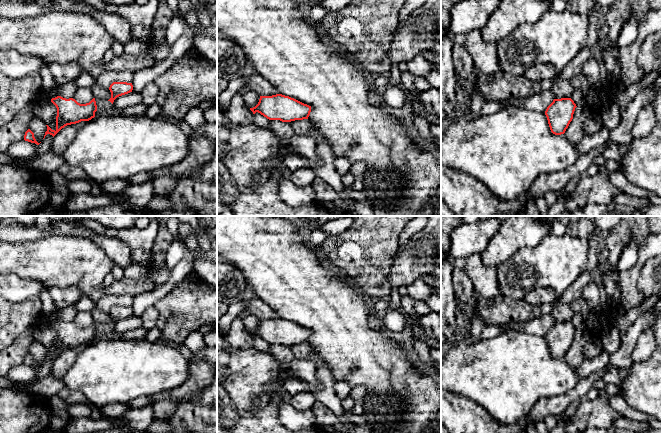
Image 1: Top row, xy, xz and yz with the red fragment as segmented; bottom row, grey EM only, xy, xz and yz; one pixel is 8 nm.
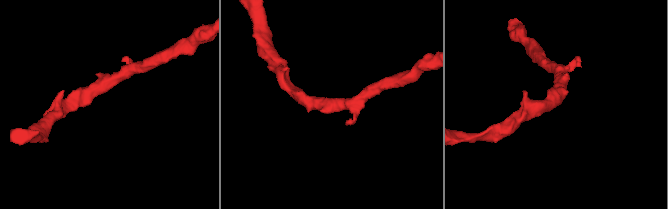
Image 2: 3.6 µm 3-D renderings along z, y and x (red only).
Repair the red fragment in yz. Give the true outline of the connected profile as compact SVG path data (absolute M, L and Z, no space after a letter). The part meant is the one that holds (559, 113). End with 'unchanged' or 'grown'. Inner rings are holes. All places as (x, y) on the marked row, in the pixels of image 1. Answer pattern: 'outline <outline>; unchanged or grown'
outline M571 98L554 99L547 107L545 115L553 134L561 135L565 133L573 119L576 107L576 104Z; unchanged

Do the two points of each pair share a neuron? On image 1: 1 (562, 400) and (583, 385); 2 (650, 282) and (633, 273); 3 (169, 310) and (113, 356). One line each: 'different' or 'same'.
1: same
2: different
3: different

